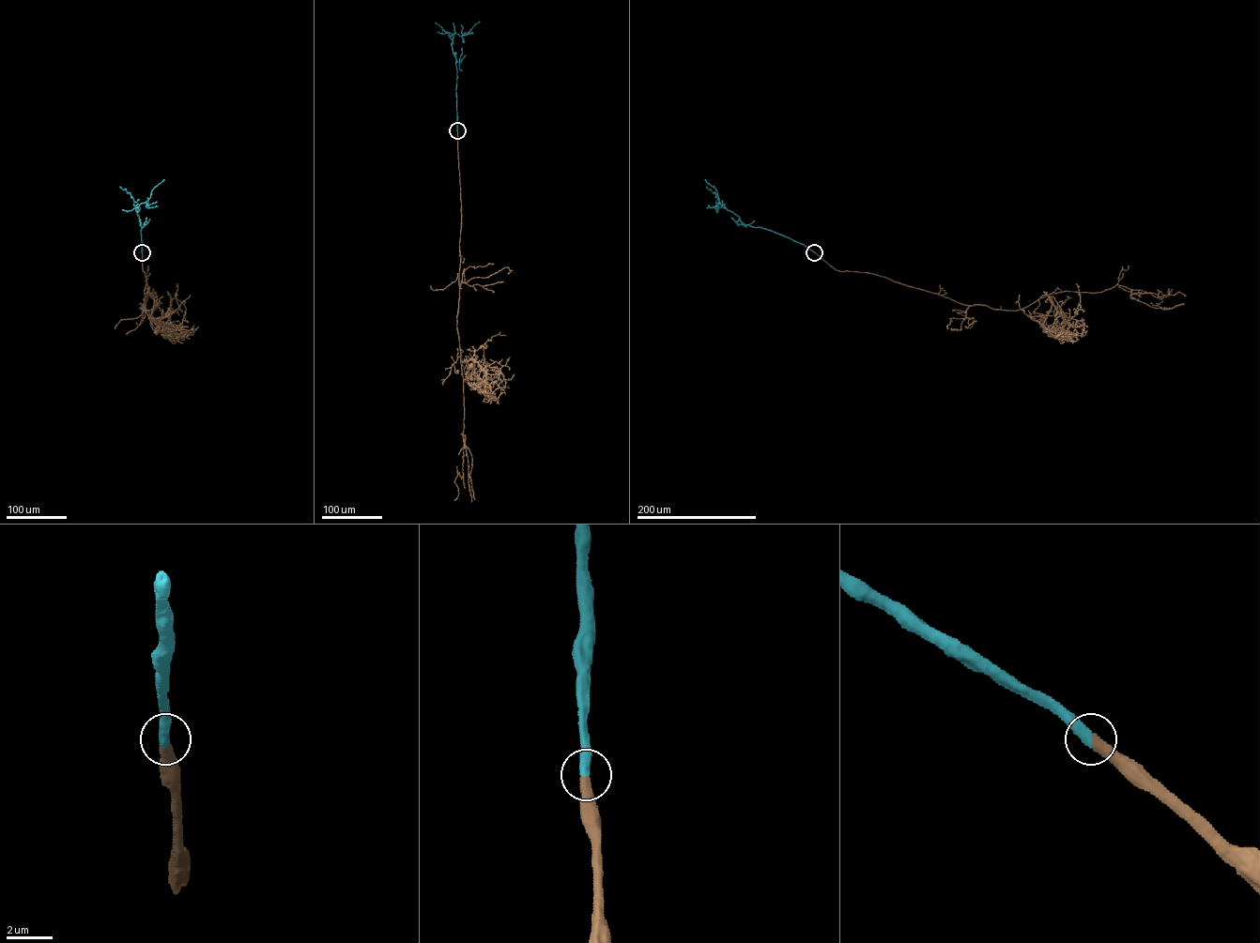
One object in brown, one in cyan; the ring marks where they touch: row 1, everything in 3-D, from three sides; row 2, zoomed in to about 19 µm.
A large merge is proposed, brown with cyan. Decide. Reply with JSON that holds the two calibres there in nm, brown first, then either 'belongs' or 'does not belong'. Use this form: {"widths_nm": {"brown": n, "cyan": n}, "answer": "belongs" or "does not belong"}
{"widths_nm": {"brown": 480, "cyan": 480}, "answer": "belongs"}

